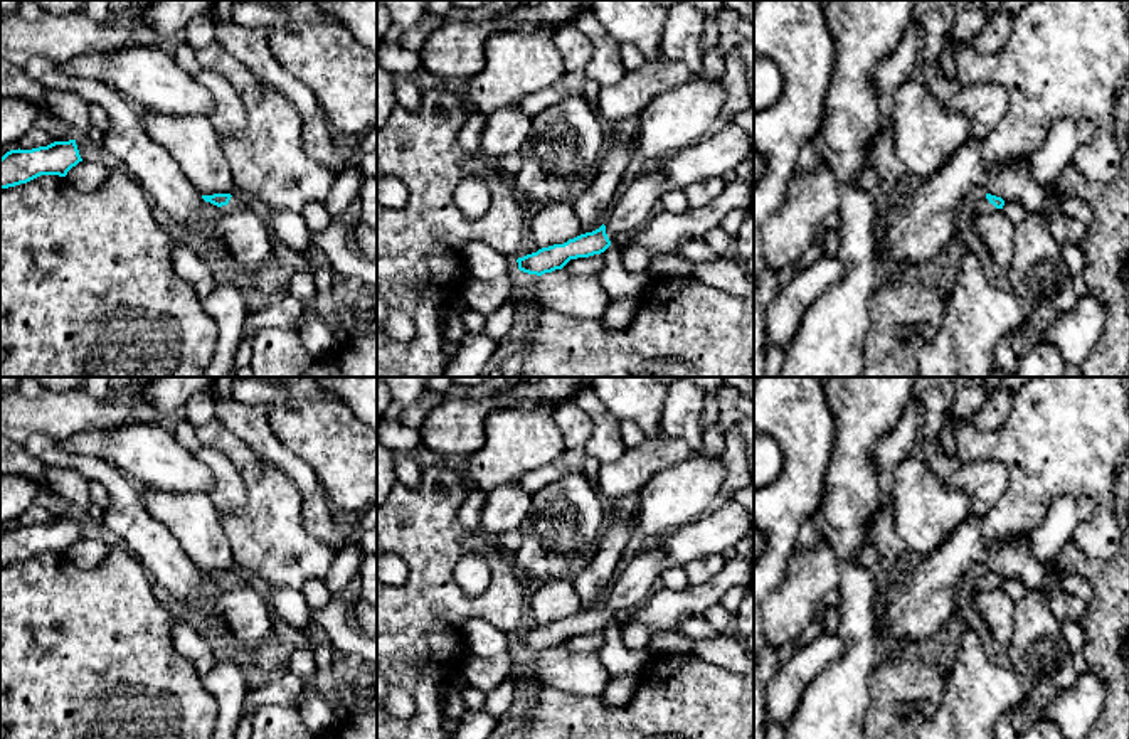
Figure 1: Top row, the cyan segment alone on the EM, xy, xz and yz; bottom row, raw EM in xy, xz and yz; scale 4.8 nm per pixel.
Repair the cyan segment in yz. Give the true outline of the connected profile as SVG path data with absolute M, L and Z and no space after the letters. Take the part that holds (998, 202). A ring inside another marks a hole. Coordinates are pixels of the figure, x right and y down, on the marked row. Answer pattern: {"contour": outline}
{"contour": "M986 194L969 200L976 209L978 215L986 215L994 212L996 209L1003 209L1004 200L1001 197Z"}

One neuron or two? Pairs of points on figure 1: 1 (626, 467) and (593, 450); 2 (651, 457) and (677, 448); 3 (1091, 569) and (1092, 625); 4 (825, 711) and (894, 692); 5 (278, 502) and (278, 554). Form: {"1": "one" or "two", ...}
{"1": "two", "2": "one", "3": "one", "4": "two", "5": "one"}

